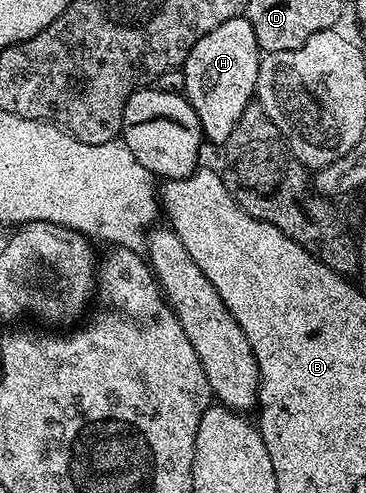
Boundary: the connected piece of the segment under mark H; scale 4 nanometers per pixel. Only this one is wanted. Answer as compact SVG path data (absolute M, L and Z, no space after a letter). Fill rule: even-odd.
M244 16L224 20L224 24L220 24L220 28L212 28L212 32L208 32L208 36L196 40L196 44L190 50L181 69L186 81L184 97L190 101L200 120L202 137L207 143L225 144L228 136L232 136L232 130L239 123L240 116L244 116L246 109L255 101L262 56L263 51L258 48L256 32L252 32L252 24Z

